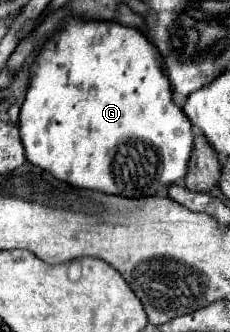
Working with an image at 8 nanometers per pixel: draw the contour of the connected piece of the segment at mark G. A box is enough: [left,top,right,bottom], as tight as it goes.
[19,18,193,198]

